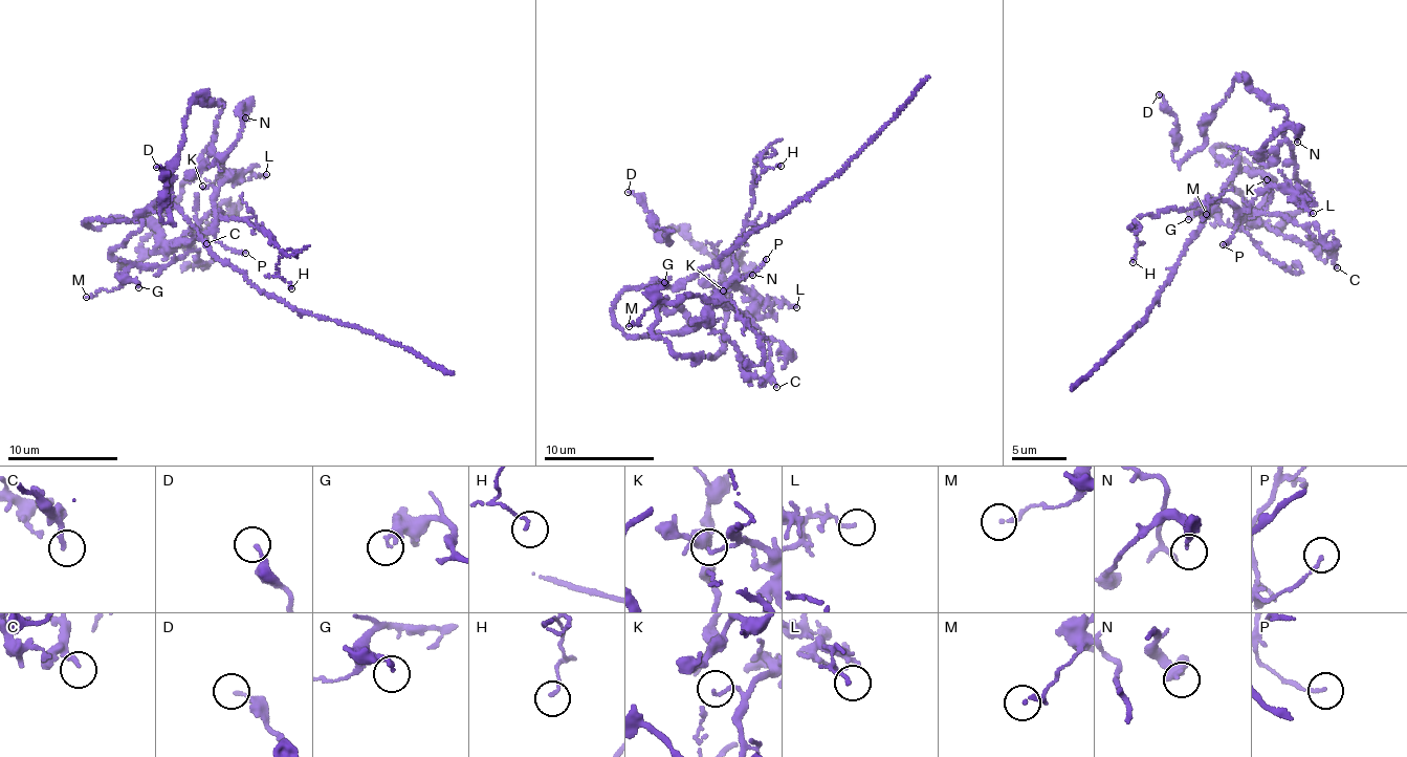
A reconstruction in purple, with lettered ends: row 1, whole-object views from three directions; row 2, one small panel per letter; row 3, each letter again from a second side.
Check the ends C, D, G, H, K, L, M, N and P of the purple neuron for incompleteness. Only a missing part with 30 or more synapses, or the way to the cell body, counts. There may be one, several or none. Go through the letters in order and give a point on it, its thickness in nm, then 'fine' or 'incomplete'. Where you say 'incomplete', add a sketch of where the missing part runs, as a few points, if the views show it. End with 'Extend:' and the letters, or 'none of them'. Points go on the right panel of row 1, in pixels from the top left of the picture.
C: (1337, 267) | 180 nm | fine
D: (1159, 94) | 140 nm | fine
G: (1188, 219) | 200 nm | fine
H: (1133, 262) | 120 nm | fine
K: (1267, 179) | 80 nm | fine
L: (1313, 213) | 130 nm | fine
M: (1206, 214) | 140 nm | fine
N: (1297, 142) | 220 nm | fine
P: (1223, 244) | 110 nm | fine
Extend: none of them

